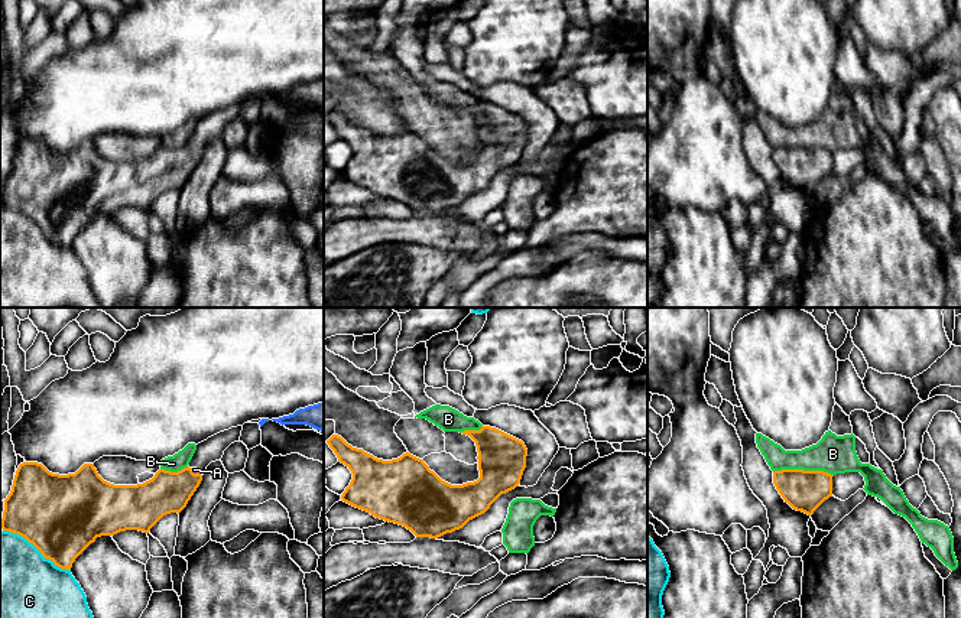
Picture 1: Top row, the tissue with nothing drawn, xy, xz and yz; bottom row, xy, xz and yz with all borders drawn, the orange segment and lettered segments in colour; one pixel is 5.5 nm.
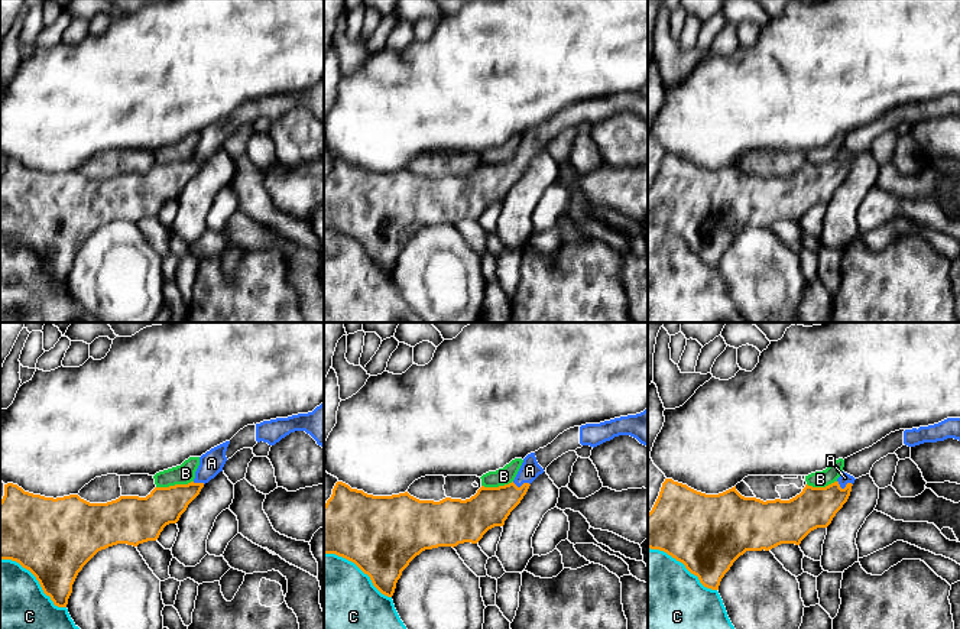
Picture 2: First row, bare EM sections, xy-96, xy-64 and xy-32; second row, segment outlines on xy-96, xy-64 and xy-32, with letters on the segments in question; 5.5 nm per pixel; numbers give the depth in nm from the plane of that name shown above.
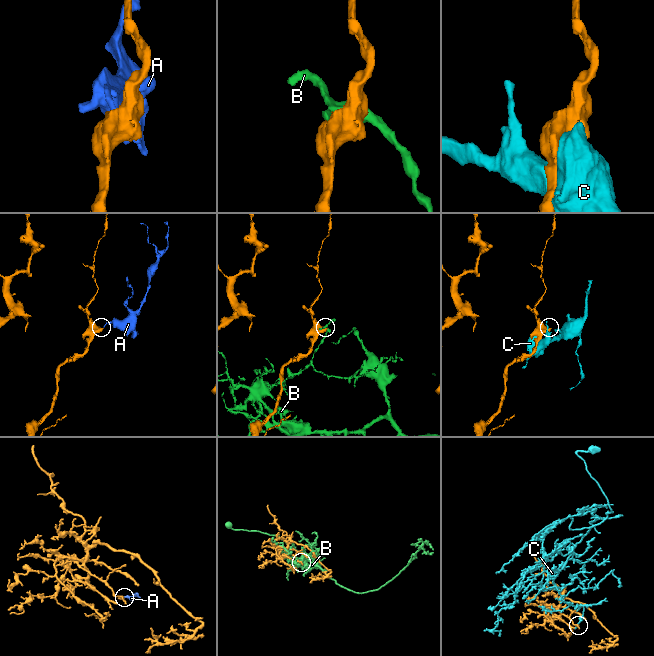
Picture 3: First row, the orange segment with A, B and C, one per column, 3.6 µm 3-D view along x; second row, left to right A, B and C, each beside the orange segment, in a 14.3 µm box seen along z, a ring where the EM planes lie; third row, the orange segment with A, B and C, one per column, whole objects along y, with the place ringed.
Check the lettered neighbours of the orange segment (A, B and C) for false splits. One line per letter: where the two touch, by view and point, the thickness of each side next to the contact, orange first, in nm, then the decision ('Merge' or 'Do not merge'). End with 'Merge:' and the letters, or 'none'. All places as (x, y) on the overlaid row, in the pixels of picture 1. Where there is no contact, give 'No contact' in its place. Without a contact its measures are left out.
A: Touches orange at xy (192, 472). Thickness 220 nm (orange) against 30 nm. Merge
B: Touches orange at yz (802, 469). Thickness 220 nm (orange) against 220 nm. Do not merge
C: Touches orange at xy (36, 547). Thickness 460 nm (orange) against 480 nm. Do not merge
Merge: A

